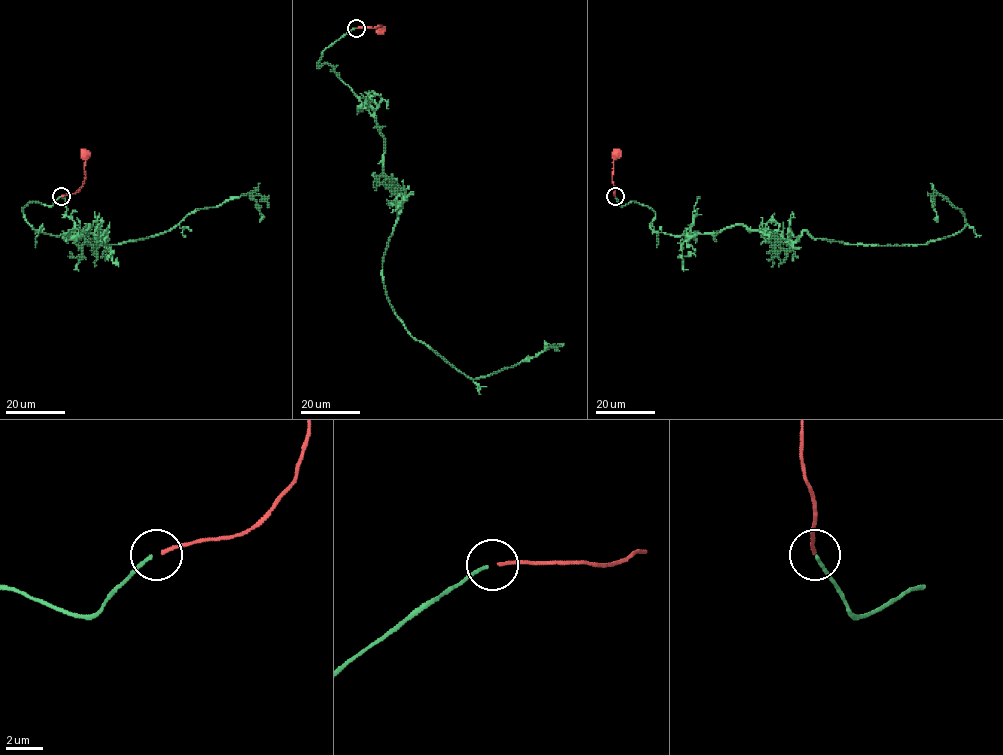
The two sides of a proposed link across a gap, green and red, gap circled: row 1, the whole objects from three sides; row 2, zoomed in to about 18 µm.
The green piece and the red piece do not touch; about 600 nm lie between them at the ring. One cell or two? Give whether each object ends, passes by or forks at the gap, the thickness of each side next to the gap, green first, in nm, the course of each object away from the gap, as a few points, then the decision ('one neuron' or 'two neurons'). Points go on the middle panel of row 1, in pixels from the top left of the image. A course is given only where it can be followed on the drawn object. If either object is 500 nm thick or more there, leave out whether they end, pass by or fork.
green ends there; red ends there; 180 nm thick on the green side, 180 nm on the other; green runs (355, 28), (317, 64), (333, 68), (383, 137), (397, 205), (382, 271), (394, 312), (472, 378), (554, 349); red runs (356, 28), (380, 25), (380, 31); one neuron

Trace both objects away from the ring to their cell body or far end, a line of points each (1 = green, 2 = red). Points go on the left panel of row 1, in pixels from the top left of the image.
1: (60, 196), (24, 218), (54, 236), (89, 224), (102, 231), (90, 245), (246, 194), (259, 221)
2: (61, 196), (75, 193), (83, 184), (85, 154)

